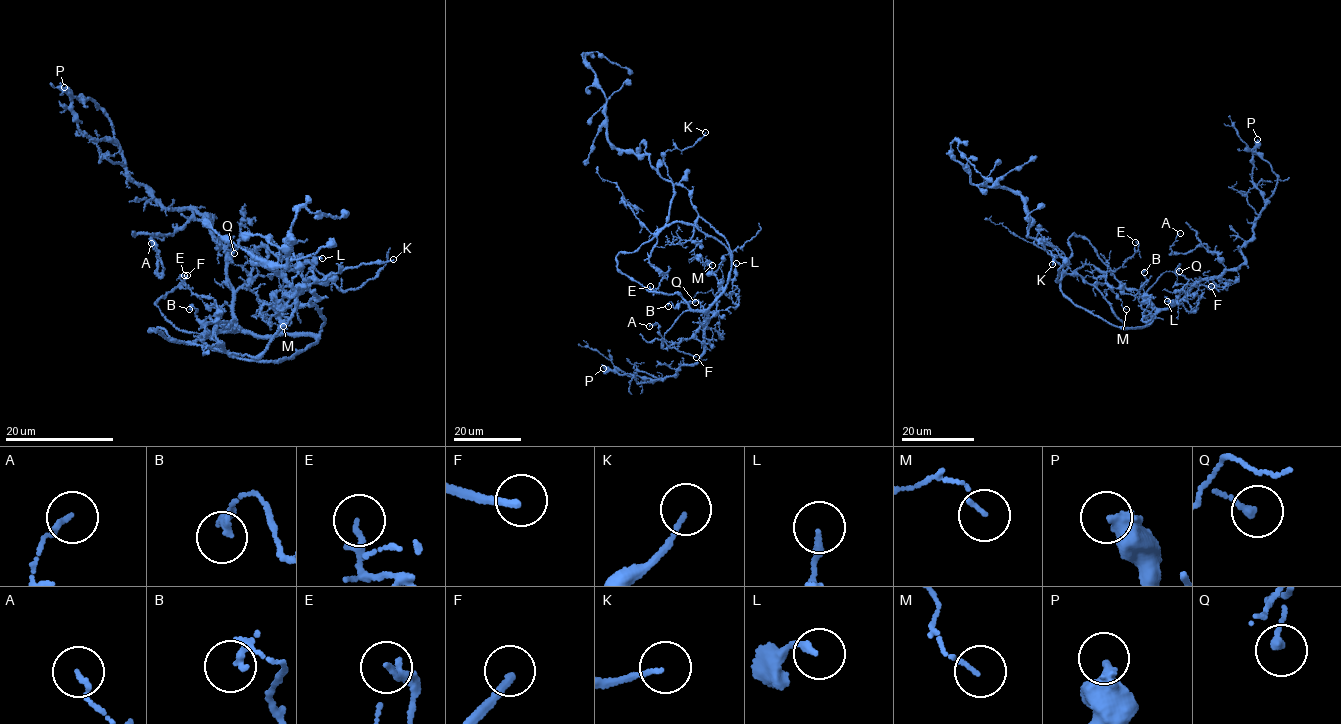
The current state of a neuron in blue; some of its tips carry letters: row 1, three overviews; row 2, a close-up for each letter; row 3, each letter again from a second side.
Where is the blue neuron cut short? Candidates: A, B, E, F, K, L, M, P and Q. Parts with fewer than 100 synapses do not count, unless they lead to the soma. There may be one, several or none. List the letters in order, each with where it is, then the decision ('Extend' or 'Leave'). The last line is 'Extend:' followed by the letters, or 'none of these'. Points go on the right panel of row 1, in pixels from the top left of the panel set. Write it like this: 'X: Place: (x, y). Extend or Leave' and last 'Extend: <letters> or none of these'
A: Place: (1180, 233). Leave
B: Place: (1144, 272). Leave
E: Place: (1135, 242). Leave
F: Place: (1211, 286). Extend
K: Place: (1052, 264). Leave
L: Place: (1167, 301). Leave
M: Place: (1126, 309). Leave
P: Place: (1257, 139). Leave
Q: Place: (1179, 271). Leave
Extend: F

